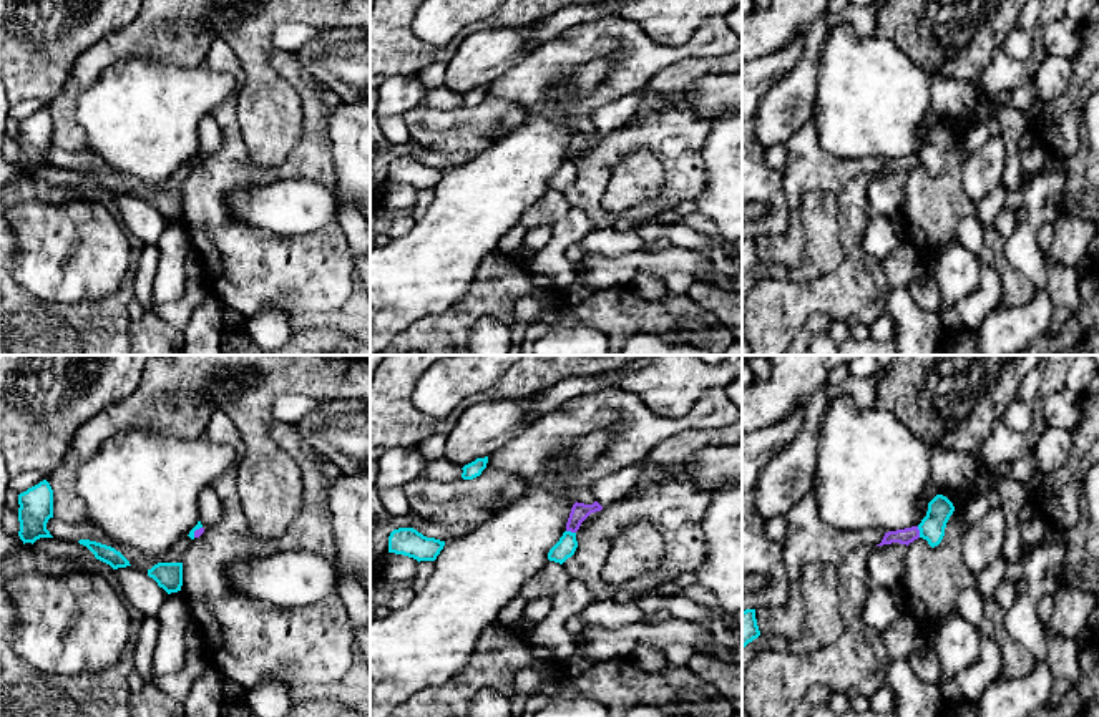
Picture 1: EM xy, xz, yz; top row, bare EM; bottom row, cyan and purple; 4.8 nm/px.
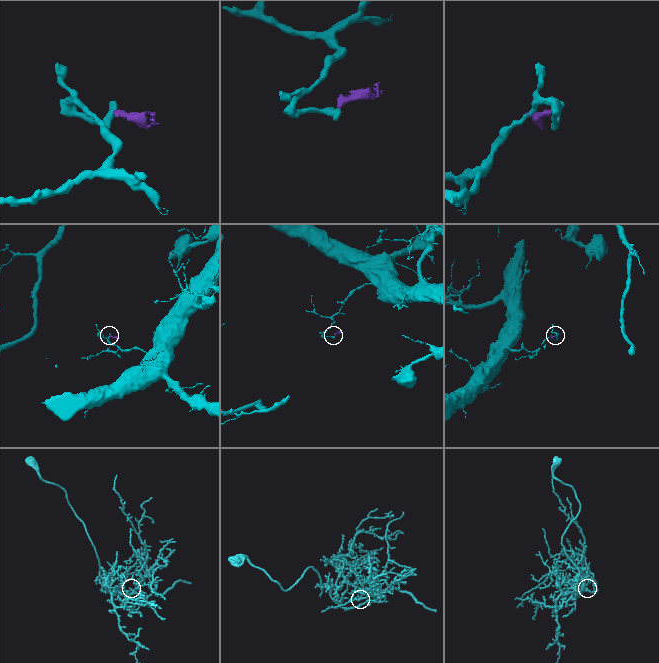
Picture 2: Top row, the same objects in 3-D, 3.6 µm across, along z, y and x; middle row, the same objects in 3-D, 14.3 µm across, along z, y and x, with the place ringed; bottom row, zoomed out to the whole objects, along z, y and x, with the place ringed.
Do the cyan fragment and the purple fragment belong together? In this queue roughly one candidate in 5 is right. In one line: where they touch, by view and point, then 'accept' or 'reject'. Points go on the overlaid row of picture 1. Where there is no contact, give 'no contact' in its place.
contact yz (920, 531); reject

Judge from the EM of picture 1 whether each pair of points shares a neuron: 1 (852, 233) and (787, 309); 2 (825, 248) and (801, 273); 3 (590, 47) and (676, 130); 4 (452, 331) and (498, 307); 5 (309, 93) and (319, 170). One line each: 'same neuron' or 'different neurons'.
1: same neuron
2: same neuron
3: different neurons
4: same neuron
5: same neuron

